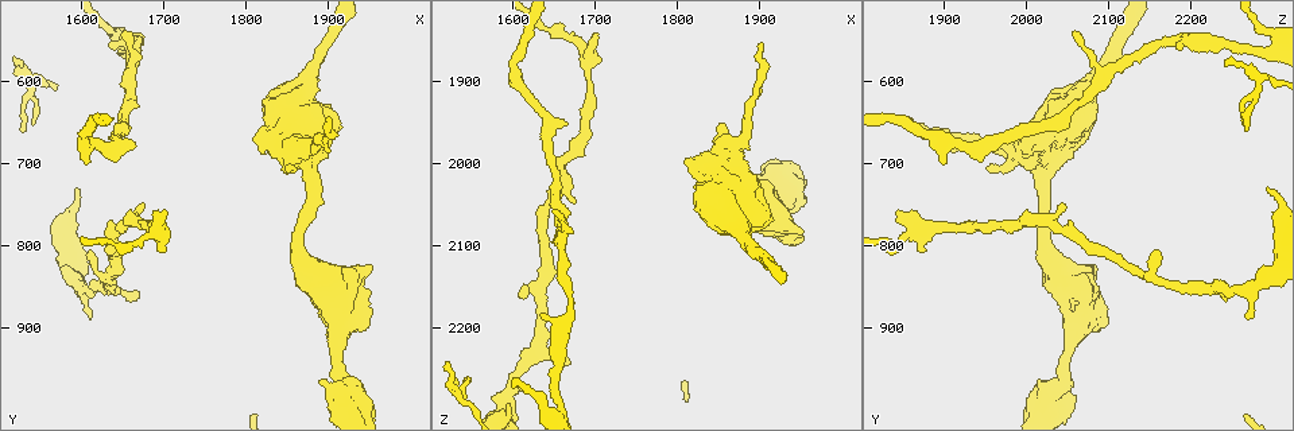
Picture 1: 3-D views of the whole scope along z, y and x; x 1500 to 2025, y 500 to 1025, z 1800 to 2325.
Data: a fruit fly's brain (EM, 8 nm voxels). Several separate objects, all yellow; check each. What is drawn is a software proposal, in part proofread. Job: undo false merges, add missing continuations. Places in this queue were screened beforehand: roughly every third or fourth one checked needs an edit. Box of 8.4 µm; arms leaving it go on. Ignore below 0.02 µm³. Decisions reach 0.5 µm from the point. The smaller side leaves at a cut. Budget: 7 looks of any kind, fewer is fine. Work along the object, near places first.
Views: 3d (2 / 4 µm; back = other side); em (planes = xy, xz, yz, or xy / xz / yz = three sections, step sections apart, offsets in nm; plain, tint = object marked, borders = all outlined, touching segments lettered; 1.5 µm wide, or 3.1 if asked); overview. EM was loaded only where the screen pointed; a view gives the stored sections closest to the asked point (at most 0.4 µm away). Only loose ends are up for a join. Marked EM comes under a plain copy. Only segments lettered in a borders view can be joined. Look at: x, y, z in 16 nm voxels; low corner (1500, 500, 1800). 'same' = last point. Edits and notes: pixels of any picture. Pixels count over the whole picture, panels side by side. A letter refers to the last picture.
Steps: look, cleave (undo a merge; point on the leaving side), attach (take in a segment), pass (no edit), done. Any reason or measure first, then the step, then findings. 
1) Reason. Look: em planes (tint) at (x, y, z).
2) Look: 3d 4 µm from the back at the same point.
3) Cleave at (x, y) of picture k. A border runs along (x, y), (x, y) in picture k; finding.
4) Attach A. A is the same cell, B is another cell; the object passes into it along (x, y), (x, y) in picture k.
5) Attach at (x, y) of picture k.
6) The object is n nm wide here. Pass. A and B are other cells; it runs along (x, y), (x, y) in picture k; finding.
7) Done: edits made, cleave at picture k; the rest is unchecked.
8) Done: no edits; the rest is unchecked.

Calibre changes. Look: em planes (borders) at (1695, 780, 1875).

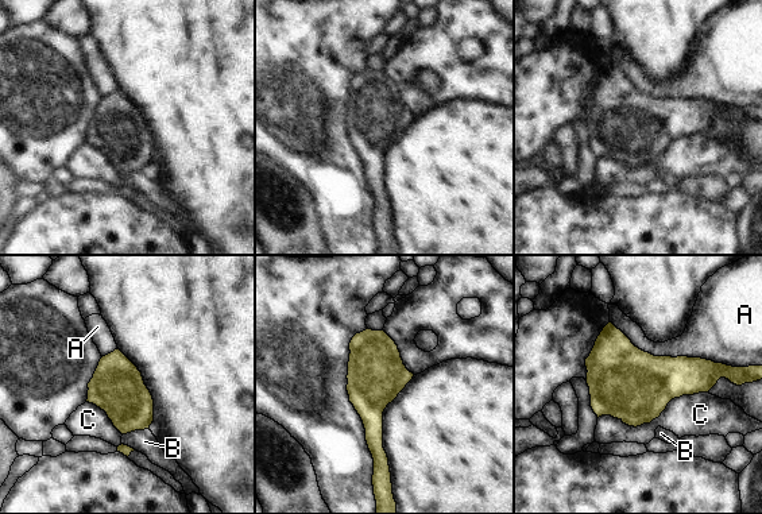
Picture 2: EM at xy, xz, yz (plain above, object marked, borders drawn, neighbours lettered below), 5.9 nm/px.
Pass. A, B and C are other cells; a border runs along (707, 391), (635, 426), (598, 418) in picture 2; all the same cell.

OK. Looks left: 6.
An open end. Look: em yz step 8 (tint) at (1630, 555, 2180).

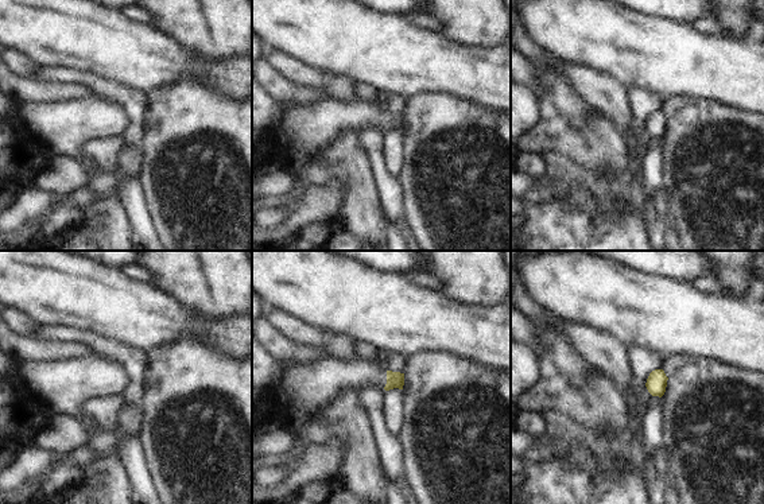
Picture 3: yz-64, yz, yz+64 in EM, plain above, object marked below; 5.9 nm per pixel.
Look: em planes (borders) at the same point.

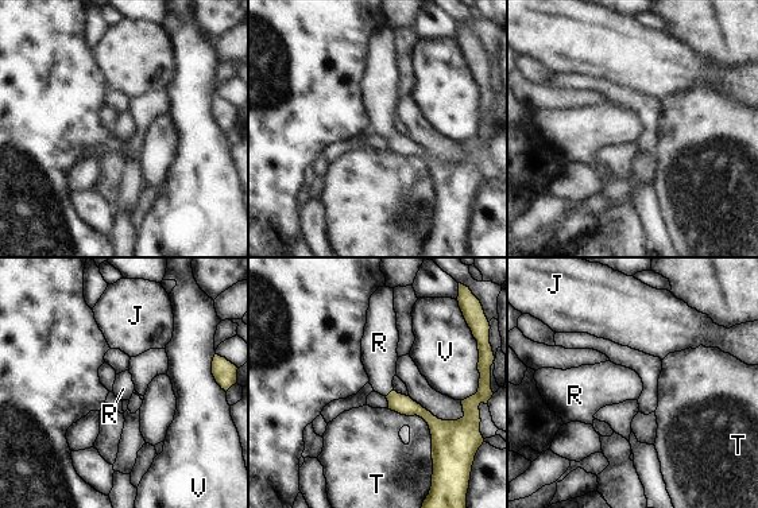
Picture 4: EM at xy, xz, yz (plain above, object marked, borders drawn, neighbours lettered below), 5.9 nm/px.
Attach R. R is the same cell, J, T and V are other cells; the object passes into it along (403, 404), (390, 392), (379, 356) in picture 4; it goes on there.

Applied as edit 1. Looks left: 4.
Look: overview.

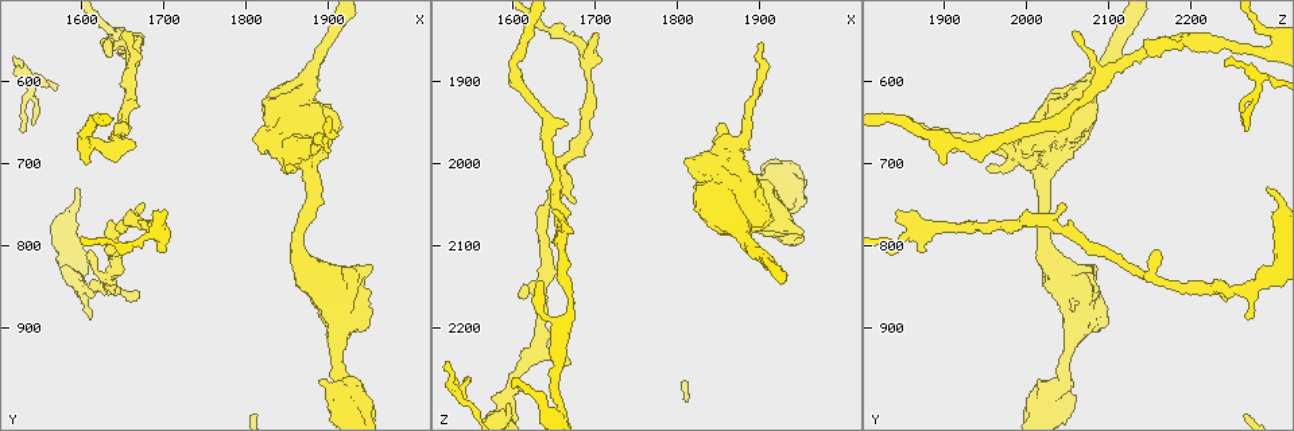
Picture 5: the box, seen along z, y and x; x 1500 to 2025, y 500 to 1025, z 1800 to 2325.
Tapers out. Look: 3d 2 µm at (1655, 540, 2055).

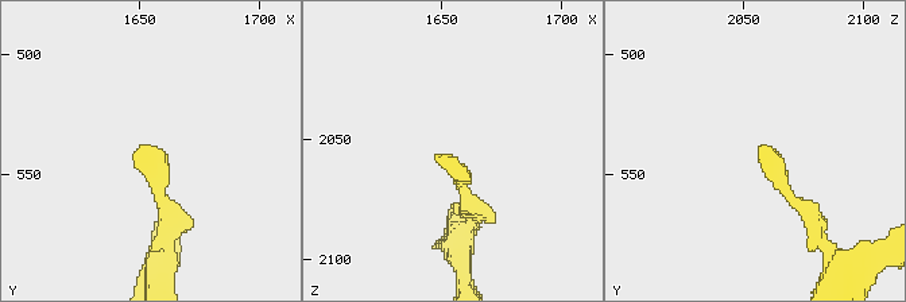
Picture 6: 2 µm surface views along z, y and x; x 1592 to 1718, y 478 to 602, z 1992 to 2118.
Look: em xy step 8 (borders) at (1651, 538, 2056).

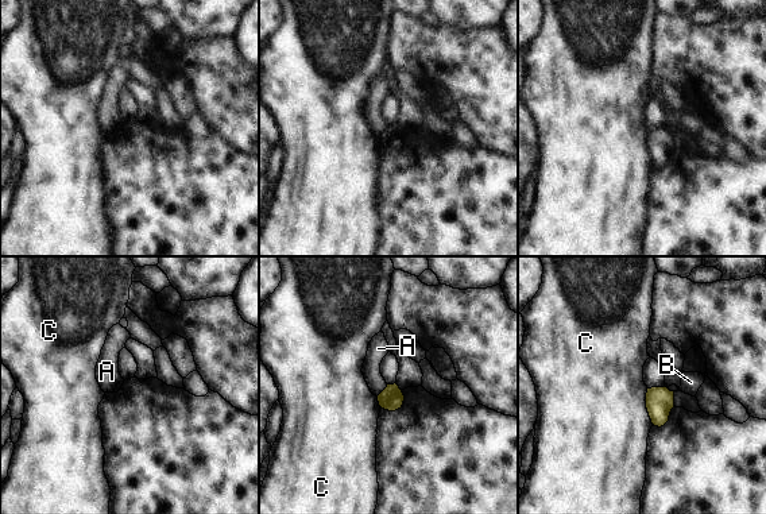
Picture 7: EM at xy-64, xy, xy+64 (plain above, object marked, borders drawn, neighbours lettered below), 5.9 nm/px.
Pass. A, B and C are other cells; a border runs along (387, 385), (376, 395) in picture 7; no lettered segment goes on from it.

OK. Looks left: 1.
Done: edits made, attach at picture 4; the rest is unchecked.

